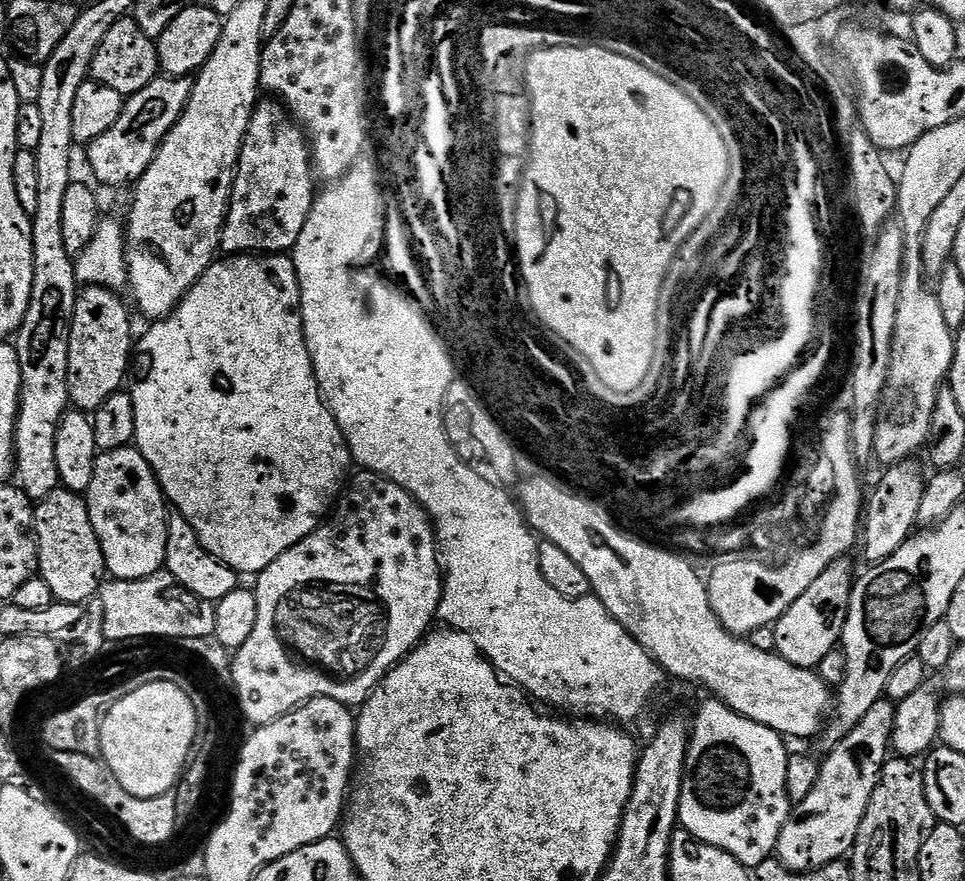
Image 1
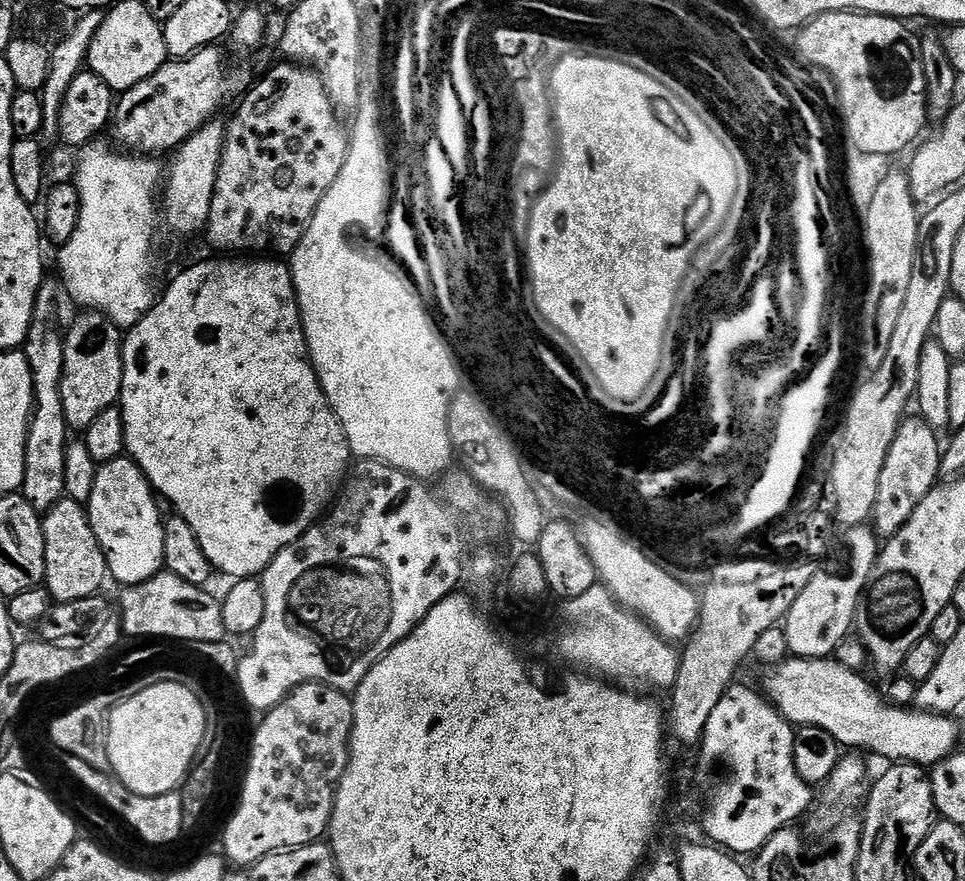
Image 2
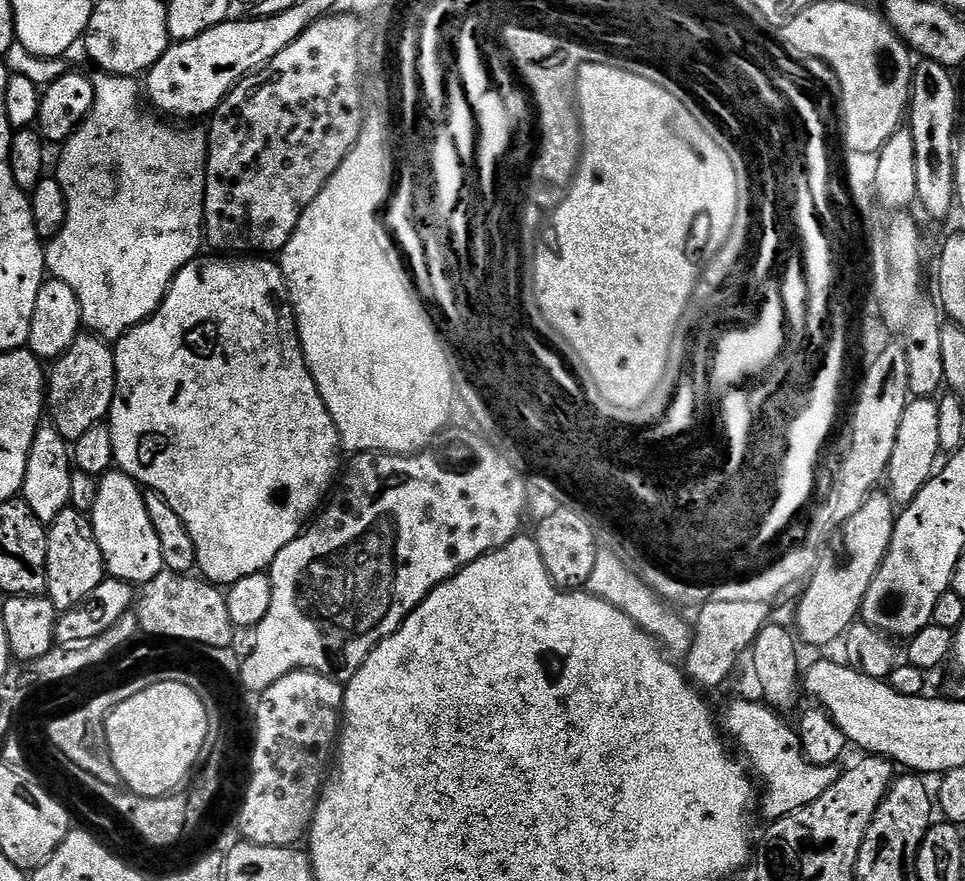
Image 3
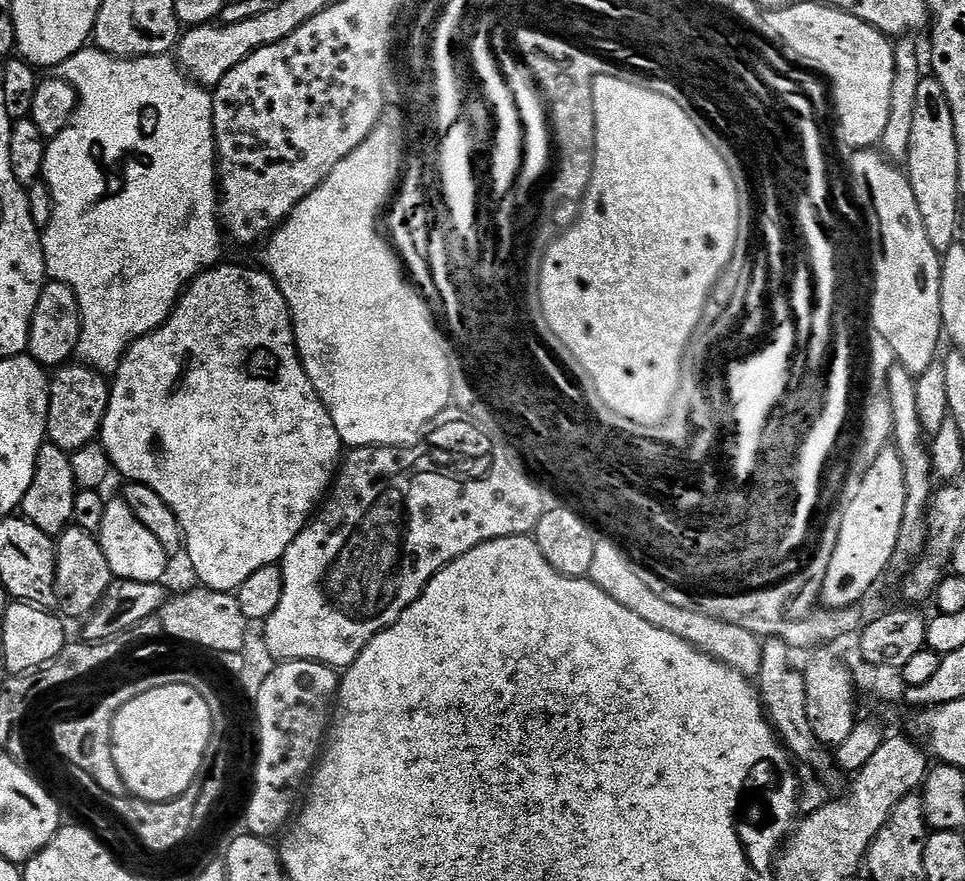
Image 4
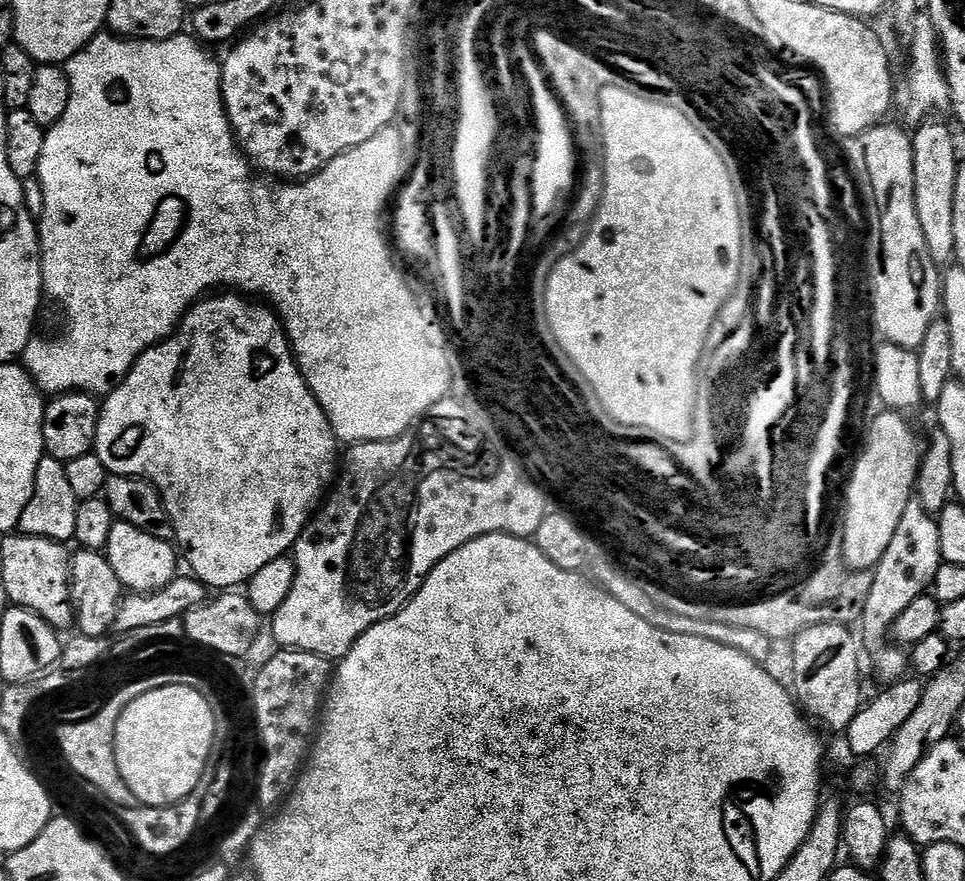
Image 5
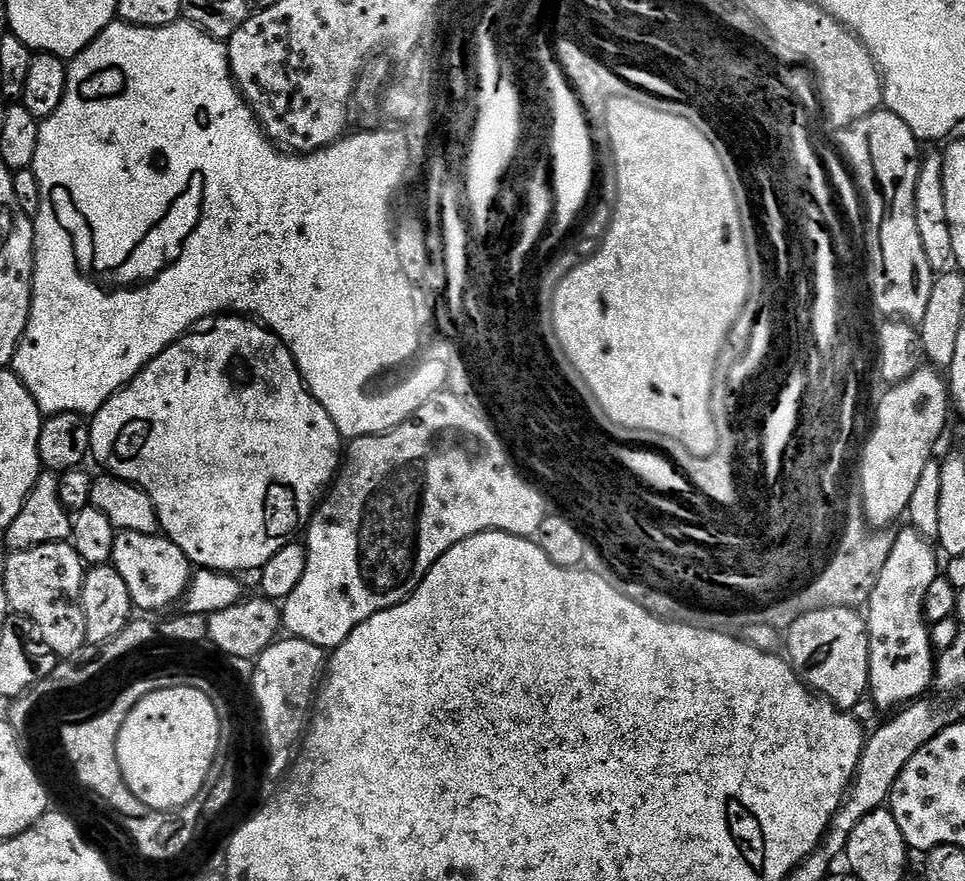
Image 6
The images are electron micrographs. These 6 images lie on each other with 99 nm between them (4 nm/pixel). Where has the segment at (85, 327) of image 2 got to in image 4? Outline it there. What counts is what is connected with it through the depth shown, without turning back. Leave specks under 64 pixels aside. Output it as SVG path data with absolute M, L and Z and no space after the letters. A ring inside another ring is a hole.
M68 362L51 377L48 386L47 443L69 454L82 450L82 446L97 443L104 426L110 402L110 380L103 372L95 372L87 364Z

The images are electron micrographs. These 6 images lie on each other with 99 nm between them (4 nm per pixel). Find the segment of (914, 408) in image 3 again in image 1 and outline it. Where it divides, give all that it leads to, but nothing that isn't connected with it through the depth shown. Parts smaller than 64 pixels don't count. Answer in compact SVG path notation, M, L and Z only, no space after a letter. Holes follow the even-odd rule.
M901 462L883 469L884 477L876 484L876 492L869 491L862 513L862 548L869 565L880 564L898 546L902 546L917 527L918 506L922 506L922 494L926 483L925 473L920 473L912 462Z

